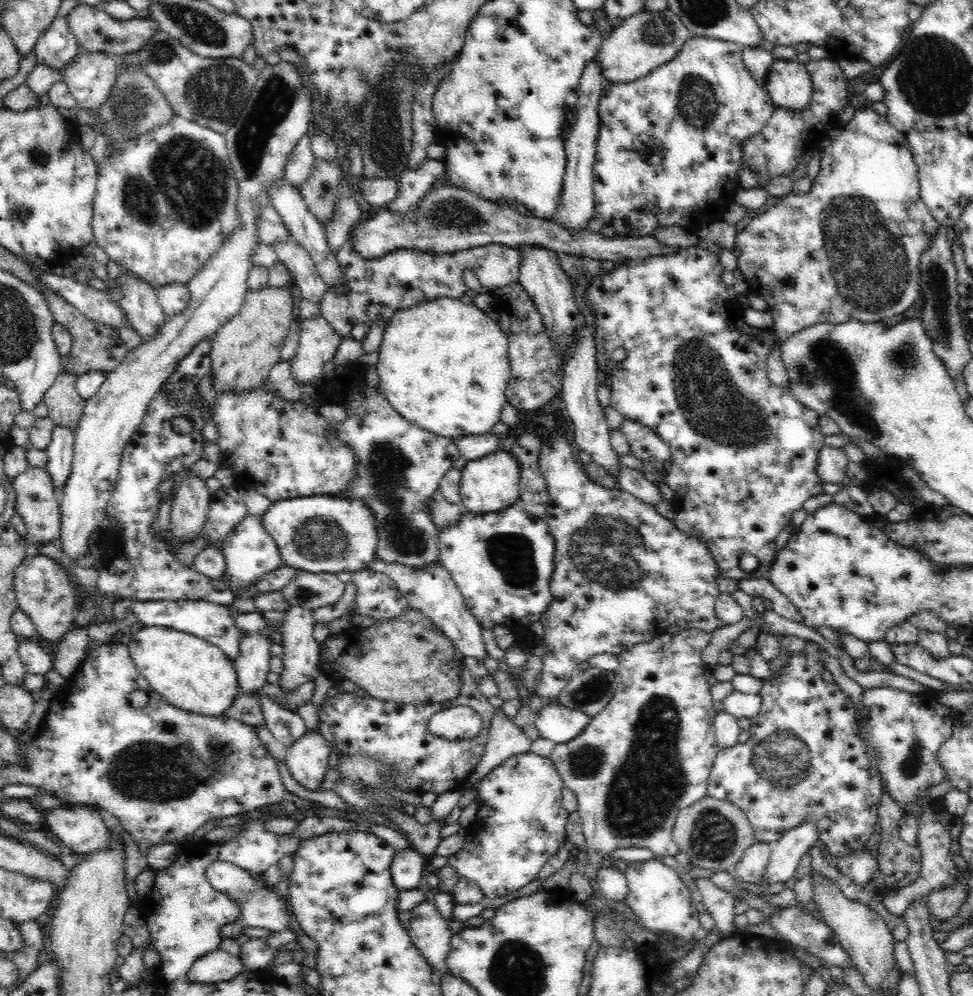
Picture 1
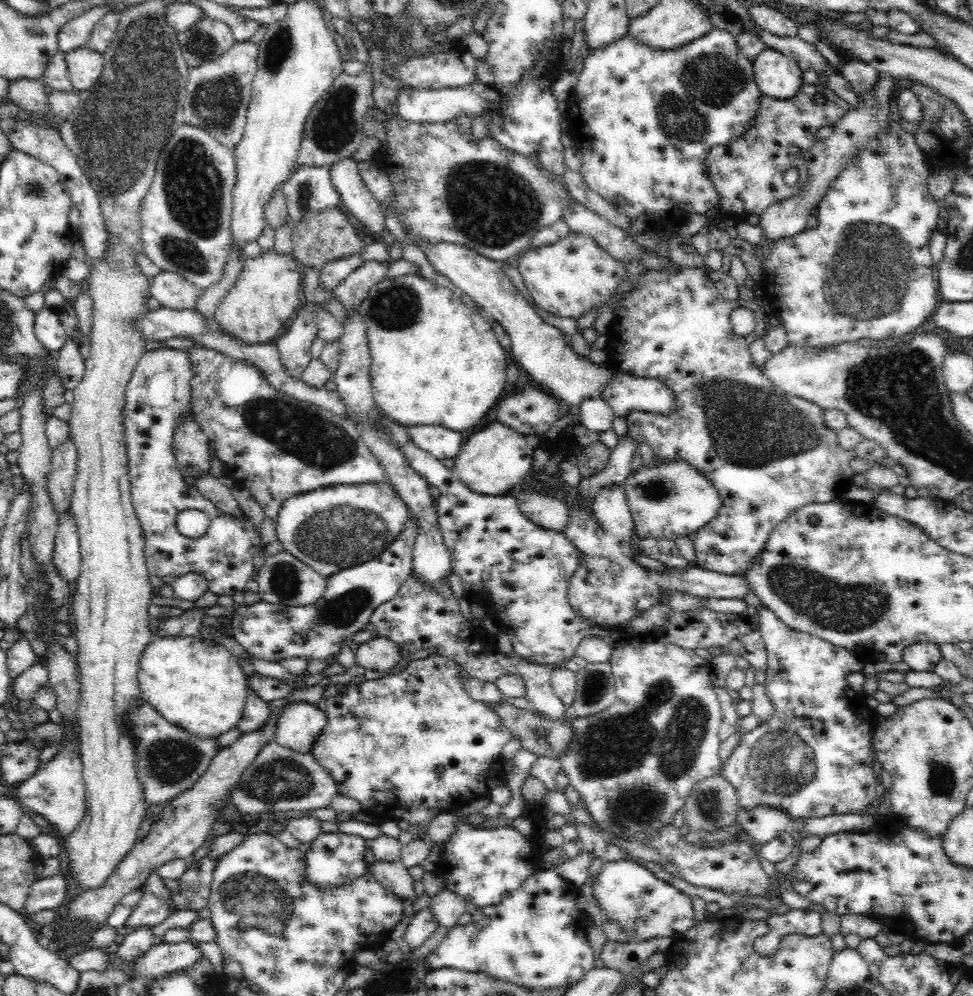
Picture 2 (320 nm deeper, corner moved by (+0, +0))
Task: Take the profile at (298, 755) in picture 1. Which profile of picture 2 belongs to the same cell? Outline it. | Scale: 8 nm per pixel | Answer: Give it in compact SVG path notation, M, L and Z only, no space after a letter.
M303 701L288 703L275 718L273 740L302 754L310 753L316 738L327 724L326 712L317 705Z

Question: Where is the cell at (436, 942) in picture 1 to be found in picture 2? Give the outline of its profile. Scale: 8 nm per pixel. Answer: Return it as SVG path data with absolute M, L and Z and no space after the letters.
M375 860L366 864L366 872L370 873L384 888L391 890L402 900L414 899L412 884L415 881L408 873L408 869L400 862L384 862Z

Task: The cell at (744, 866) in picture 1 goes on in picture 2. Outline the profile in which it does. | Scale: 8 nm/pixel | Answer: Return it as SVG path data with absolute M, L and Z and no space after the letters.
M768 805L758 806L753 810L746 810L739 806L737 821L743 830L752 836L756 844L766 844L772 838L780 836L781 832L790 829L792 818L787 812Z

